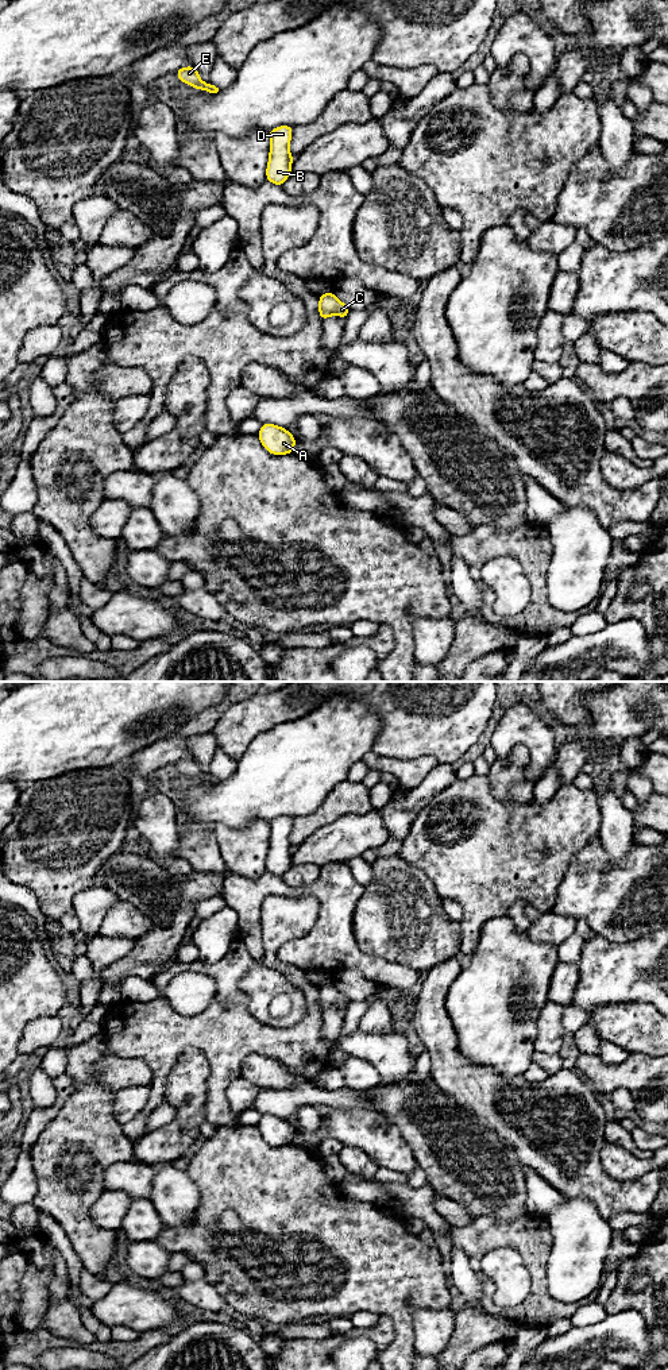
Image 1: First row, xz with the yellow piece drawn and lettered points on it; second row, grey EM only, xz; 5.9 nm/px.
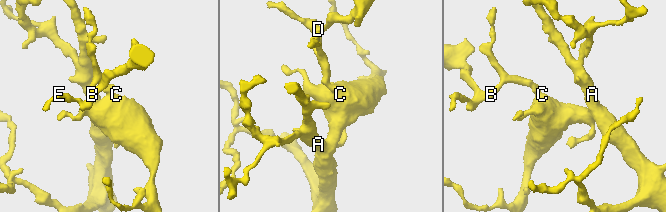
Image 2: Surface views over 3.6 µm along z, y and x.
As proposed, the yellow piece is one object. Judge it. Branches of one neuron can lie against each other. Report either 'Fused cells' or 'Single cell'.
Single cell

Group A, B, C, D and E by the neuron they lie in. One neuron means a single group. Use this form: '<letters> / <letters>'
A B C D E

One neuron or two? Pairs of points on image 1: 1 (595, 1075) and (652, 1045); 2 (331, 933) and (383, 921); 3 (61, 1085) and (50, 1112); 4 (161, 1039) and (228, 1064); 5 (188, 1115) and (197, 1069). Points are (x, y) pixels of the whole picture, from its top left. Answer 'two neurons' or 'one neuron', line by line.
1: two neurons
2: two neurons
3: one neuron
4: one neuron
5: one neuron

